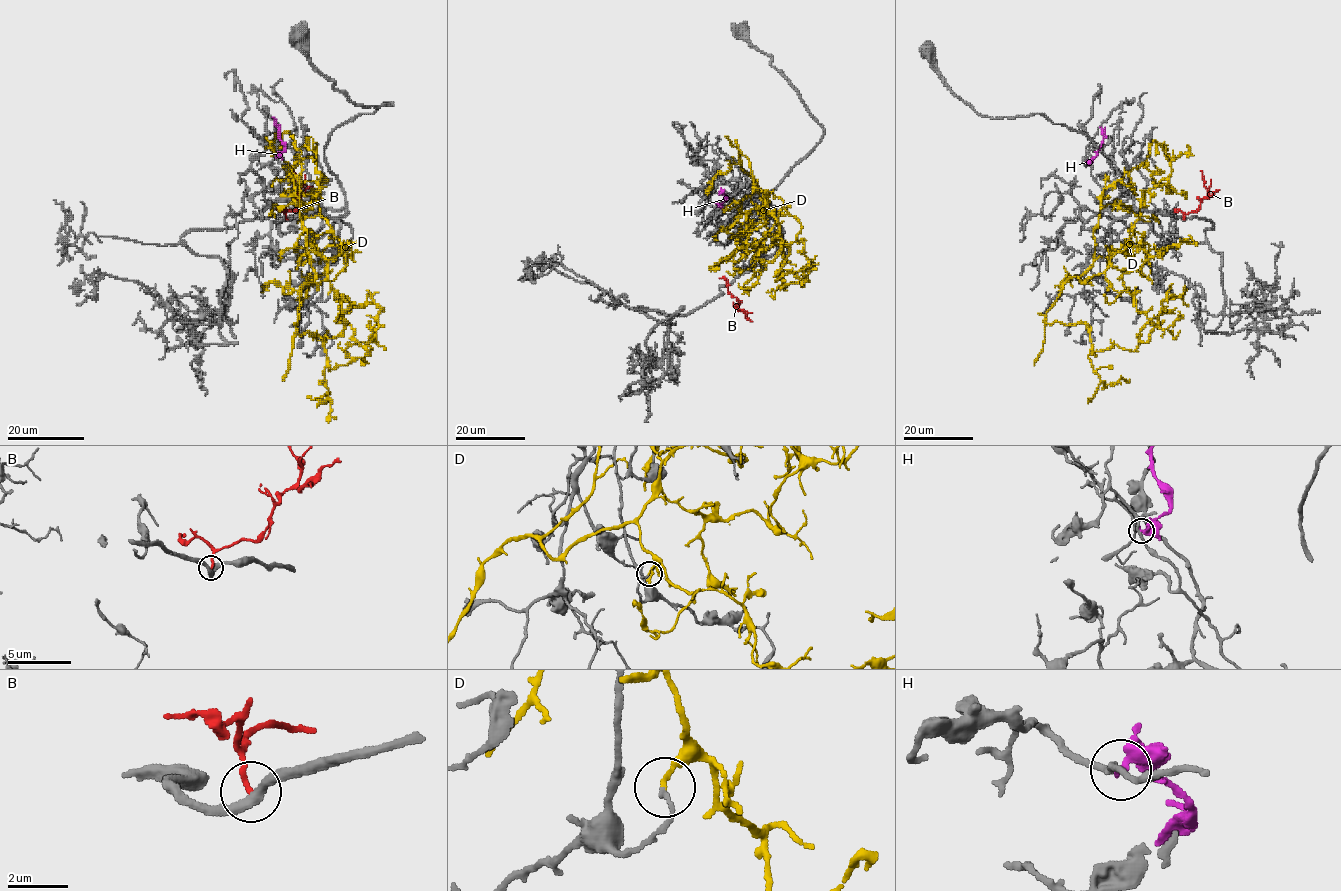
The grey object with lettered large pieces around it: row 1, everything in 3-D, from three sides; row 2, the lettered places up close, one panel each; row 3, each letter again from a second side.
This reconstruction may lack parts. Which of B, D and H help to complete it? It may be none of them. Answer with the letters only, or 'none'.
none

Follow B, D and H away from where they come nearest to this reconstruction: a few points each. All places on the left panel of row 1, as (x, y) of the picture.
B: (286, 218), (285, 213), (294, 211), (299, 199), (291, 165)
D: (328, 293), (327, 278), (305, 283), (295, 333), (318, 335), (330, 369), (367, 363), (381, 308), (339, 298)
H: (276, 156), (284, 150), (284, 144), (273, 117)

